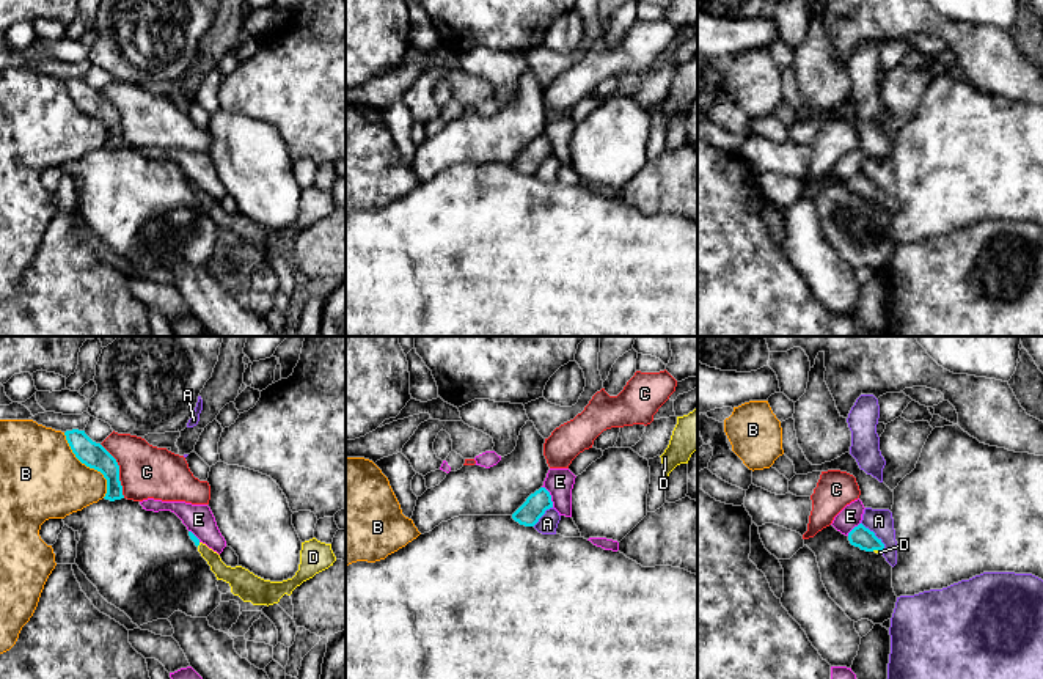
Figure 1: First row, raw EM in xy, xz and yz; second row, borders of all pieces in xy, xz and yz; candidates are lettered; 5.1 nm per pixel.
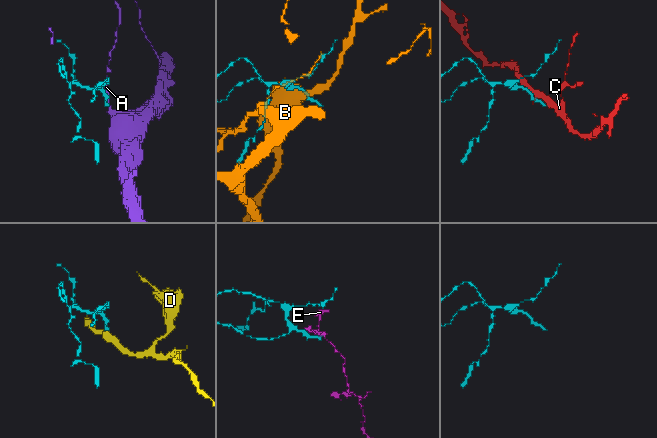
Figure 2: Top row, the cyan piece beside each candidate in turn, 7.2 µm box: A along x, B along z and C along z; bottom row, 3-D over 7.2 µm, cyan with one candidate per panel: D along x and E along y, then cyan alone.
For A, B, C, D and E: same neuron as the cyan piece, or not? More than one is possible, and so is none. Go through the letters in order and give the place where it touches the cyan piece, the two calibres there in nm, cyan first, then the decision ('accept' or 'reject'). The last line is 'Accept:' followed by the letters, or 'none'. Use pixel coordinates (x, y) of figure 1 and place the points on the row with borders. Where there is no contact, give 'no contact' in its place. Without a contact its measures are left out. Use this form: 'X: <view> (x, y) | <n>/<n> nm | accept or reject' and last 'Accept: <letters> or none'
A: yz (875, 536) | 110/130 nm | reject
B: xy (88, 466) | 130/420 nm | reject
C: xy (118, 470) | 130/280 nm | reject
D: yz (877, 549) | 110/30 nm | accept
E: xz (550, 497) | 120/140 nm | reject
Accept: D

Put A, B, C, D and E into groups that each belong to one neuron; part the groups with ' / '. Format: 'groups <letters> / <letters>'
groups A / B / C / D / E

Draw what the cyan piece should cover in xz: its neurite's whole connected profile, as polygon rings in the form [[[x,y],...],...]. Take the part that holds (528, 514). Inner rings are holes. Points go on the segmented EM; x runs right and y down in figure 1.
[[[545,487],[531,494],[512,514],[512,519],[525,527],[534,527],[547,509],[553,508],[551,495]]]

